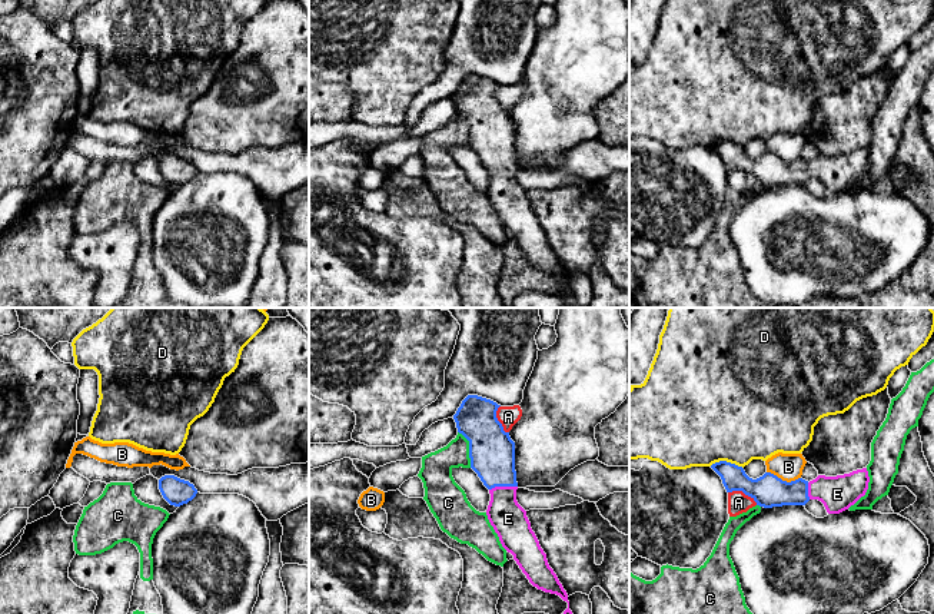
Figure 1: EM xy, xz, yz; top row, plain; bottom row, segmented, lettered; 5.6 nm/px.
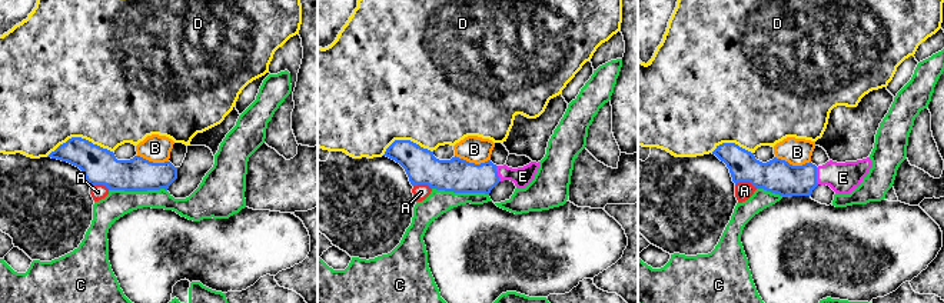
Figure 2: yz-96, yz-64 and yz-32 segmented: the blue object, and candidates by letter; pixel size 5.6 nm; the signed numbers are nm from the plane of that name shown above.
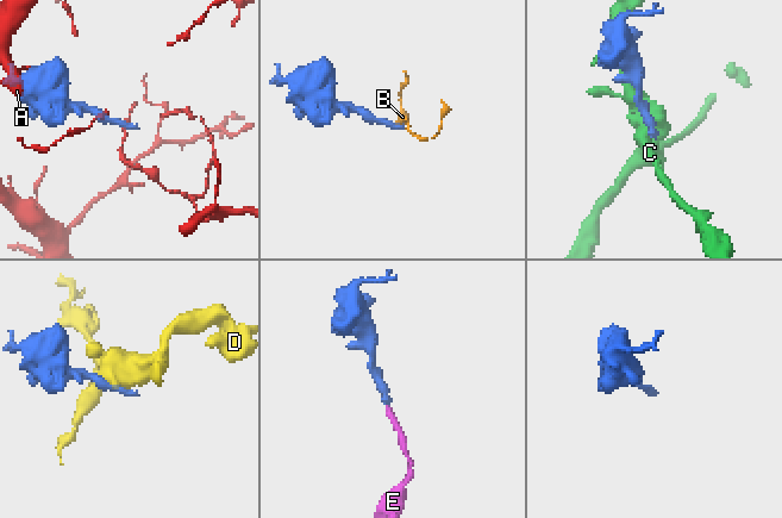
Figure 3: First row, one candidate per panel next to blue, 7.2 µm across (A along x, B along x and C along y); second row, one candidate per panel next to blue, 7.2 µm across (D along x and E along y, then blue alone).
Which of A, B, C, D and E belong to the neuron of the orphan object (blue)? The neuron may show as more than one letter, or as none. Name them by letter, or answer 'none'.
E

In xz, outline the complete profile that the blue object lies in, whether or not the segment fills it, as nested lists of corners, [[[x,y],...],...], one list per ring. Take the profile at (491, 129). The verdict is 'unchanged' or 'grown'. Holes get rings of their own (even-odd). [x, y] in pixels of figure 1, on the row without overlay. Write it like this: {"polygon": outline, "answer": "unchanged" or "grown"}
{"polygon": [[[468,74],[453,94],[458,112],[469,120],[471,147],[491,173],[488,199],[529,262],[568,282],[559,296],[568,308],[578,308],[568,273],[549,246],[526,190],[516,180],[515,122],[496,97],[499,86],[491,79]]], "answer": "grown"}

